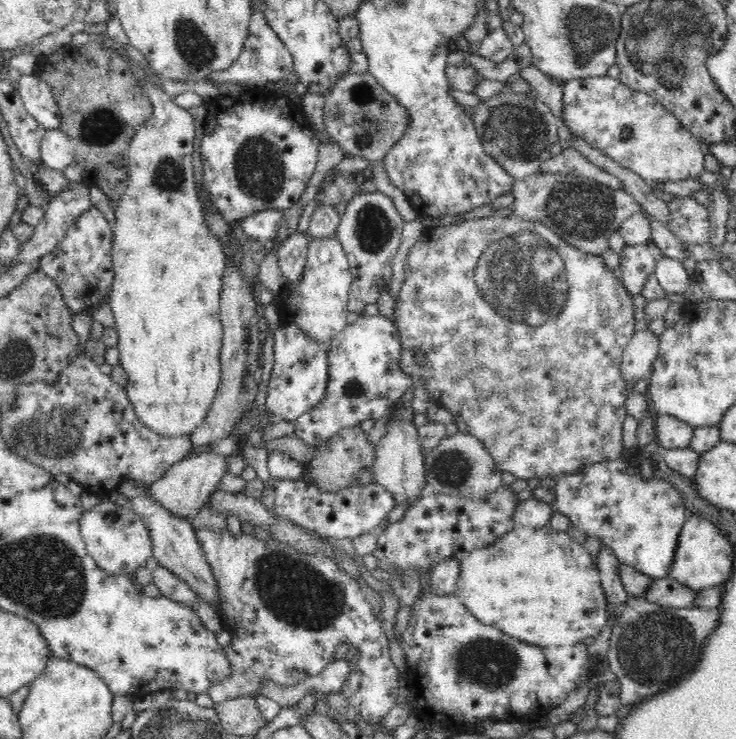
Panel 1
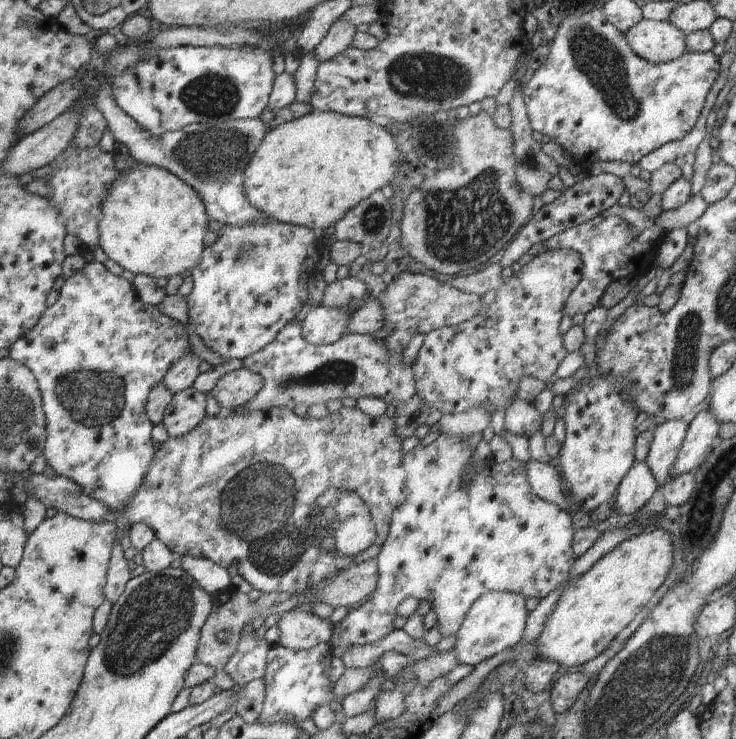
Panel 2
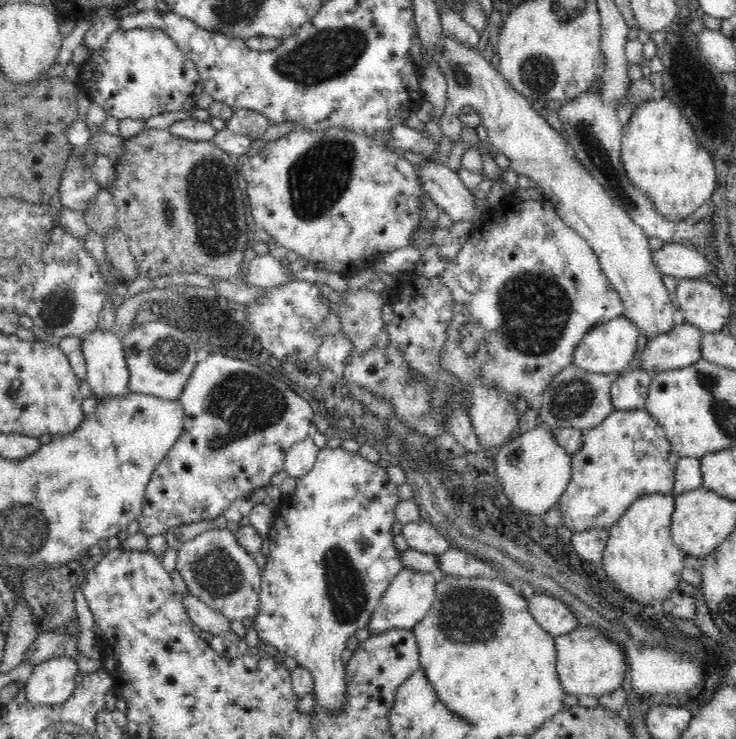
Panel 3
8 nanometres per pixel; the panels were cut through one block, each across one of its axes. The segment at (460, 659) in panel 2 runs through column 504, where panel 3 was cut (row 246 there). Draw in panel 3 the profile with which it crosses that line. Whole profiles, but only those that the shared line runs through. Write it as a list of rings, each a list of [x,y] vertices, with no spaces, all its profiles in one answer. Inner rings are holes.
[[[442,32],[439,45],[437,63],[447,82],[447,103],[440,120],[442,134],[453,142],[461,138],[460,109],[471,106],[470,110],[481,116],[490,148],[510,159],[510,169],[538,183],[558,216],[594,249],[602,271],[624,303],[623,316],[630,319],[647,340],[671,329],[675,325],[676,311],[663,283],[664,274],[653,263],[653,250],[643,228],[612,201],[608,191],[572,155],[561,133],[552,128],[546,117],[538,113],[527,98],[506,81],[500,70],[482,56],[481,49],[469,48],[446,32]]]

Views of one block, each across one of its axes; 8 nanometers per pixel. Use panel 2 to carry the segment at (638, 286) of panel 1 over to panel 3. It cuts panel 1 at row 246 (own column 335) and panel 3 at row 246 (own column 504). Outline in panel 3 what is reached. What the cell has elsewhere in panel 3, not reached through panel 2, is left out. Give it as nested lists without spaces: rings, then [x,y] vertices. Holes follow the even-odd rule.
[[[505,197],[497,204],[493,210],[489,210],[487,215],[481,216],[469,232],[469,237],[462,245],[455,259],[448,262],[446,270],[441,274],[444,284],[450,289],[454,299],[454,318],[448,328],[448,338],[442,348],[442,370],[452,373],[464,385],[466,392],[472,391],[477,385],[506,391],[506,393],[518,395],[526,400],[539,398],[547,390],[548,384],[552,384],[554,376],[563,368],[573,364],[573,350],[575,346],[584,339],[587,332],[599,324],[608,322],[614,318],[624,315],[624,303],[616,289],[612,286],[609,278],[602,271],[598,255],[588,244],[588,241],[580,236],[574,229],[570,228],[558,216],[554,205],[547,200],[523,200],[516,197]]]

